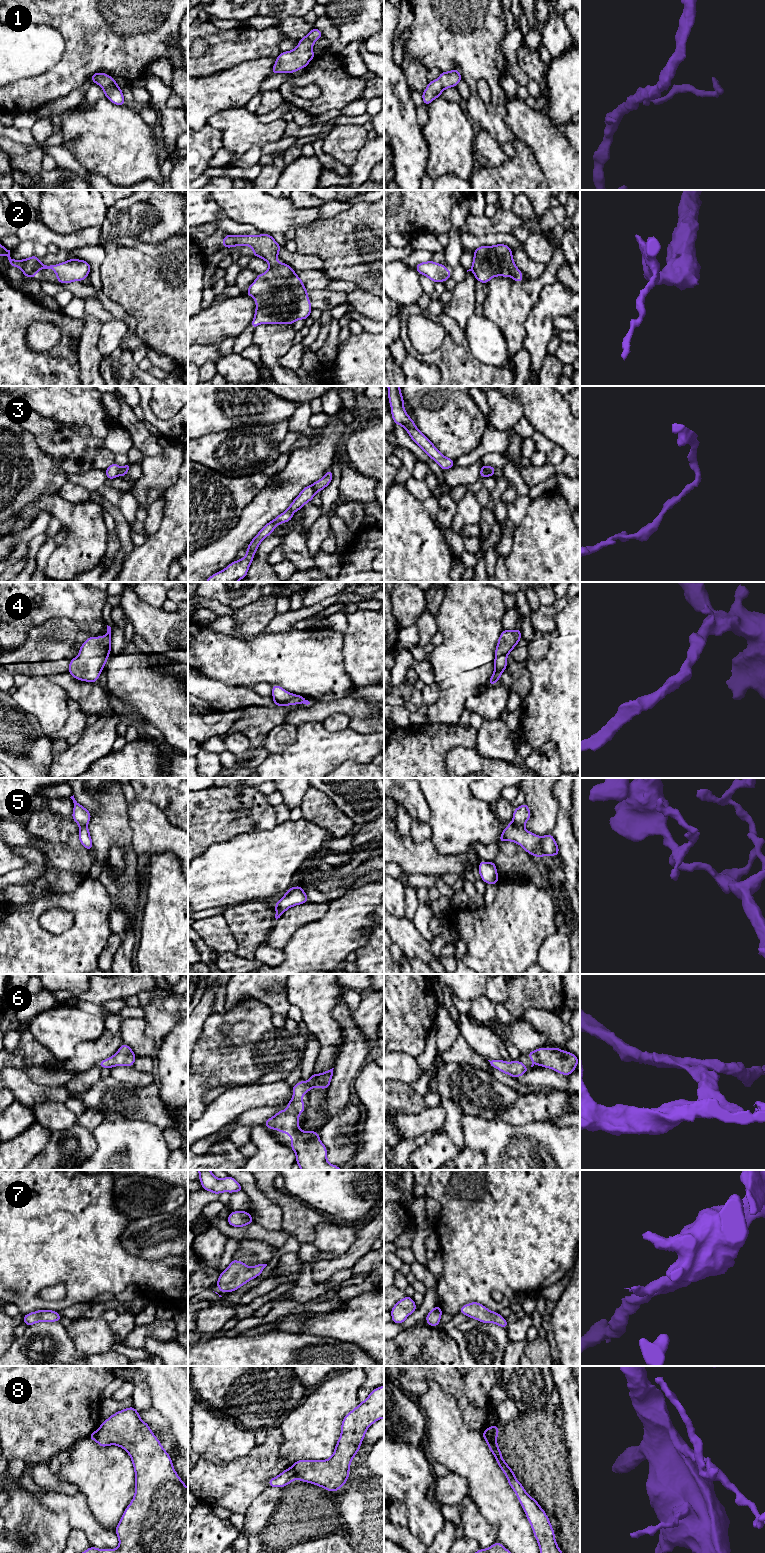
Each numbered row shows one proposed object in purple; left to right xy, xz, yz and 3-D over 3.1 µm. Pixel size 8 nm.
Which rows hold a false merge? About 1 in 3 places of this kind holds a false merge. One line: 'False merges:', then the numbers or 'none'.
False merges: 3, 5, 8

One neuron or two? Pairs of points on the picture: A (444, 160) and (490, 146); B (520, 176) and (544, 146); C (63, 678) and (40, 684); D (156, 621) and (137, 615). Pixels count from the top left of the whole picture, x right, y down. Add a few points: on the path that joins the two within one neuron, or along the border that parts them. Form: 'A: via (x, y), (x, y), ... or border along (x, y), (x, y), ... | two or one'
A: border along (476, 135), (474, 143), (475, 161) | two
B: border along (519, 140), (530, 149), (544, 179) | two
C: border along (45, 676), (58, 684), (65, 691), (67, 697) | two
D: via (151, 621), (147, 621), (142, 616) | one

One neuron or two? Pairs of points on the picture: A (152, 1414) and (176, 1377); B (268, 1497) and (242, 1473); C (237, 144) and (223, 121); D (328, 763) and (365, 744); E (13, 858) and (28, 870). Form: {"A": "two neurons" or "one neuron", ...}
{"A": "two neurons", "B": "two neurons", "C": "one neuron", "D": "one neuron", "E": "two neurons"}

